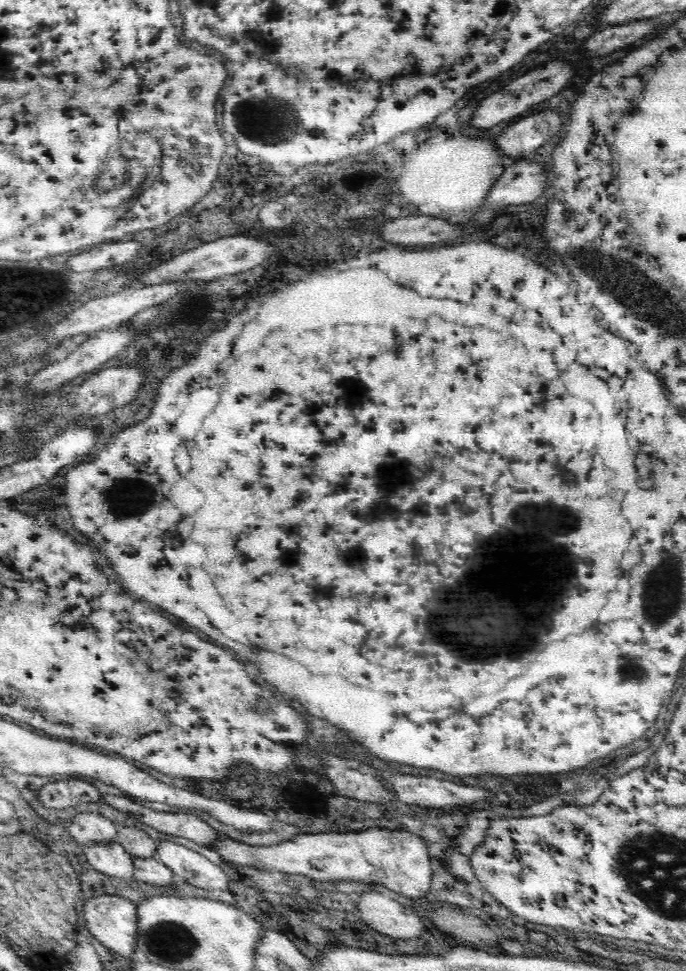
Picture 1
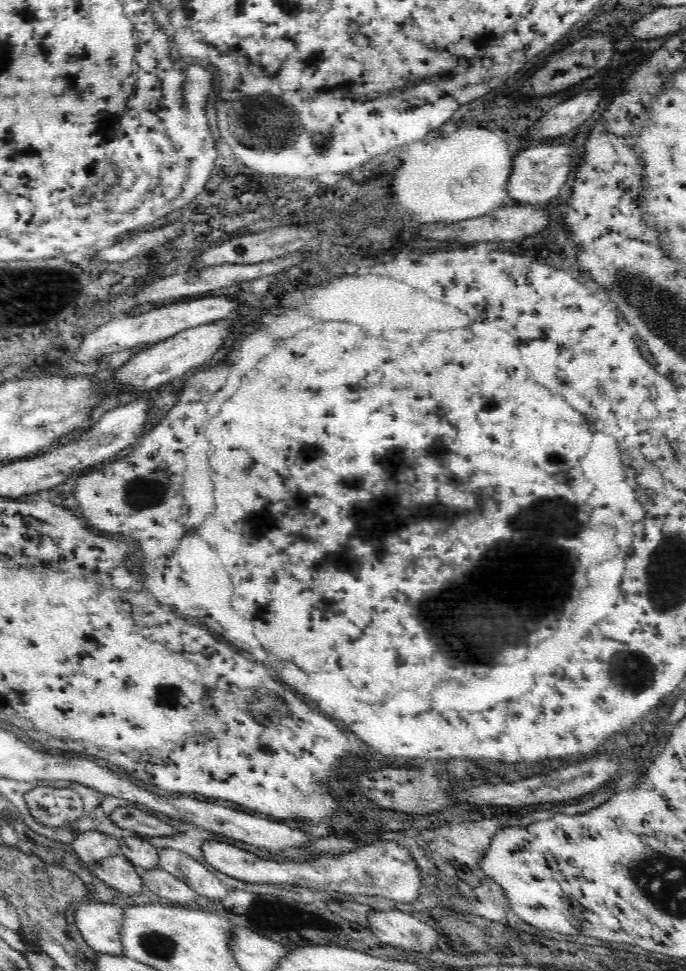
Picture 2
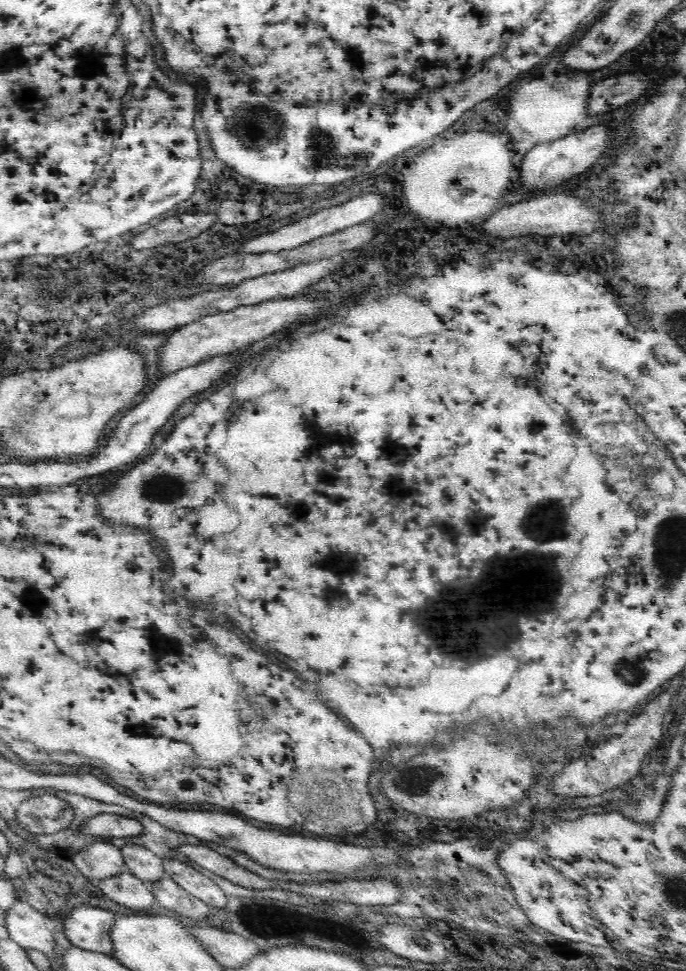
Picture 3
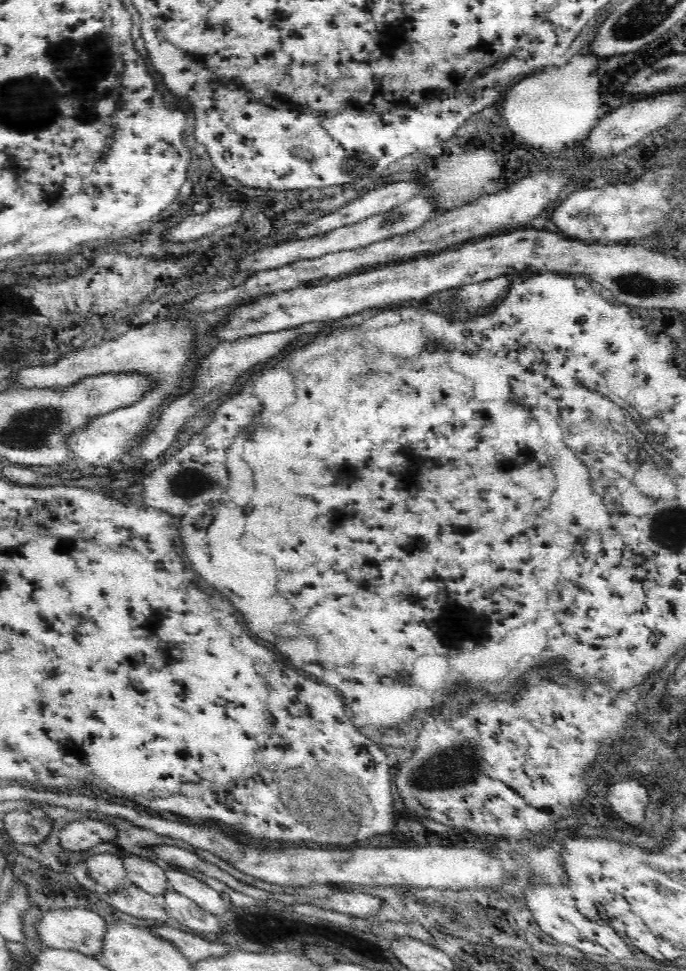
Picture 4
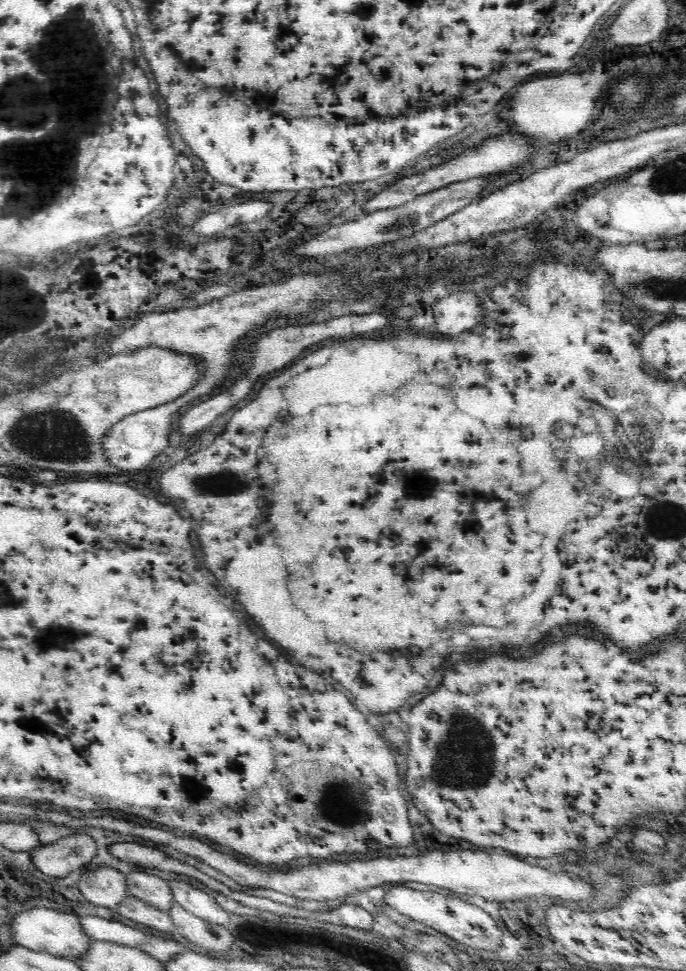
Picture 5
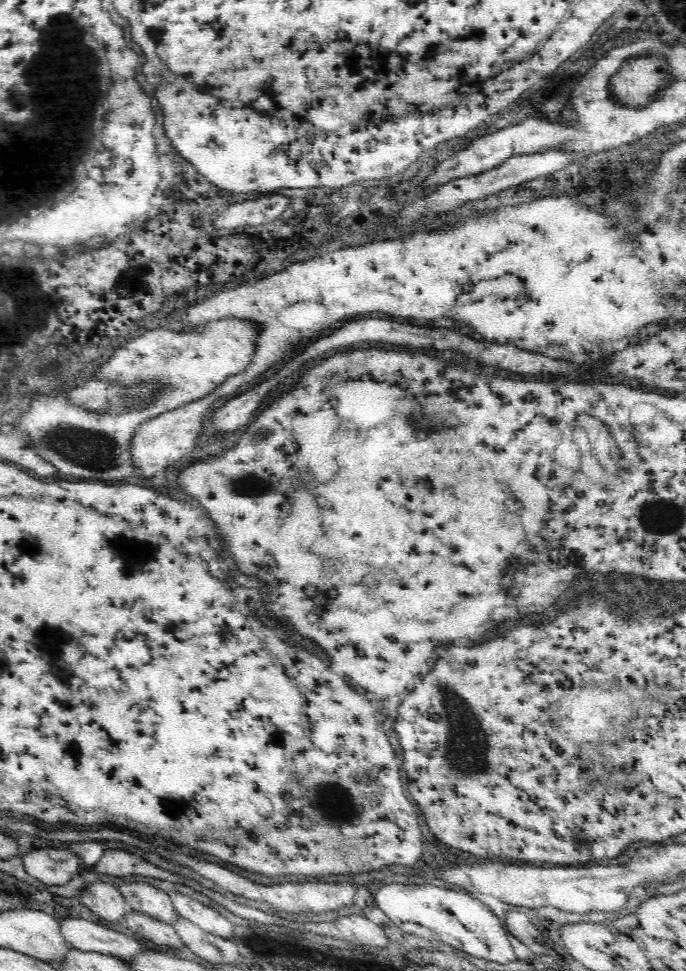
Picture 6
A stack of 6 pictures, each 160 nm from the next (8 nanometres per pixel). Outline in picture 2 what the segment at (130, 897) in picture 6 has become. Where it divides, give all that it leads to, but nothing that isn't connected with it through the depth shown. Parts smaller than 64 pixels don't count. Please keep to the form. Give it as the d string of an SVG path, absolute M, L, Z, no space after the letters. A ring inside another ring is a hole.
M129 834L119 840L121 854L126 857L139 871L158 869L158 849L146 840Z

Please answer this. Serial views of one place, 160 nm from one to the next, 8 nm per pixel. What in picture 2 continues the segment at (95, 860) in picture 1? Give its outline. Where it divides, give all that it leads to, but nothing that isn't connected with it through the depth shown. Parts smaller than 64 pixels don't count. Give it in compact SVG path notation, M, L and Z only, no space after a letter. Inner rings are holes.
M122 854L103 860L92 872L99 880L126 896L142 894L144 890L140 871Z

